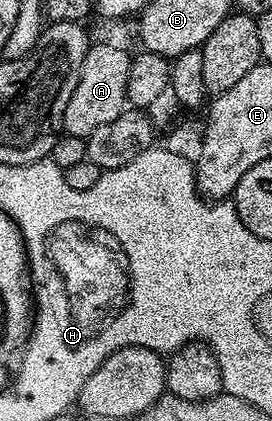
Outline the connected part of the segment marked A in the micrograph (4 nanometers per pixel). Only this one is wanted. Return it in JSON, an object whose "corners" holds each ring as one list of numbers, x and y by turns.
{"corners":[[92,43,85,54,85,62,81,66,81,78,77,78,77,90,73,90,73,98,69,98,69,106,65,106,62,131,69,136,86,137,93,134,105,122,113,122,128,107,127,87,129,86,129,66,132,53,118,48,115,44]]}

